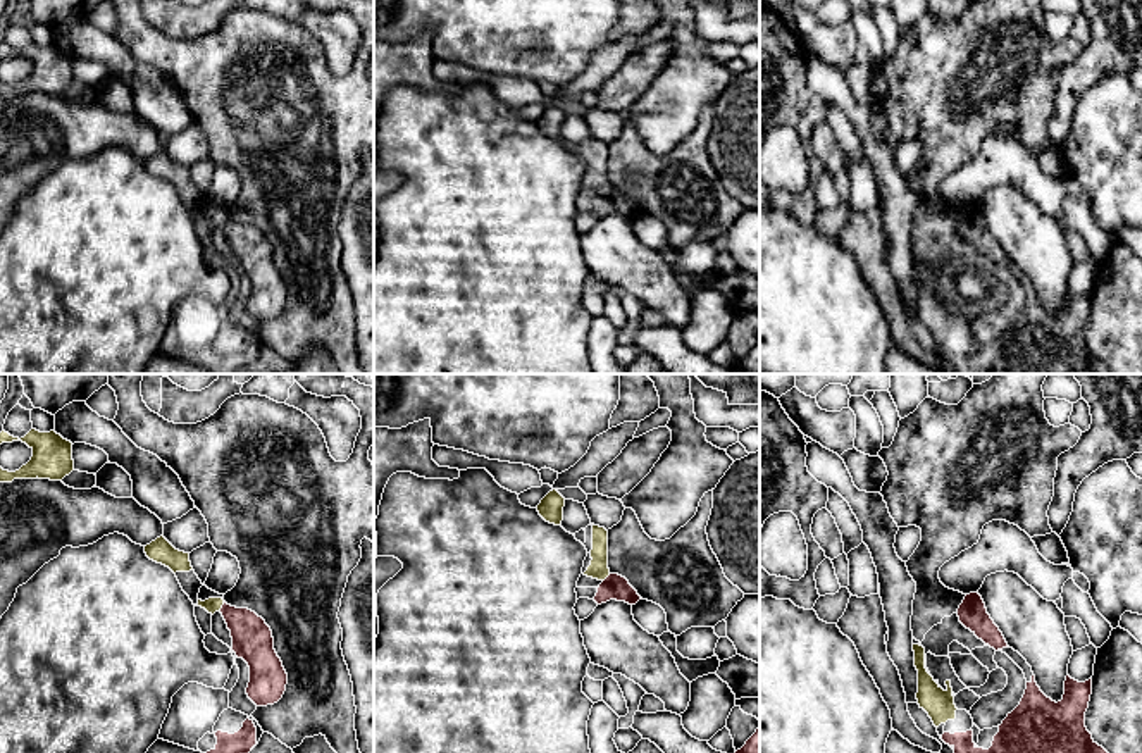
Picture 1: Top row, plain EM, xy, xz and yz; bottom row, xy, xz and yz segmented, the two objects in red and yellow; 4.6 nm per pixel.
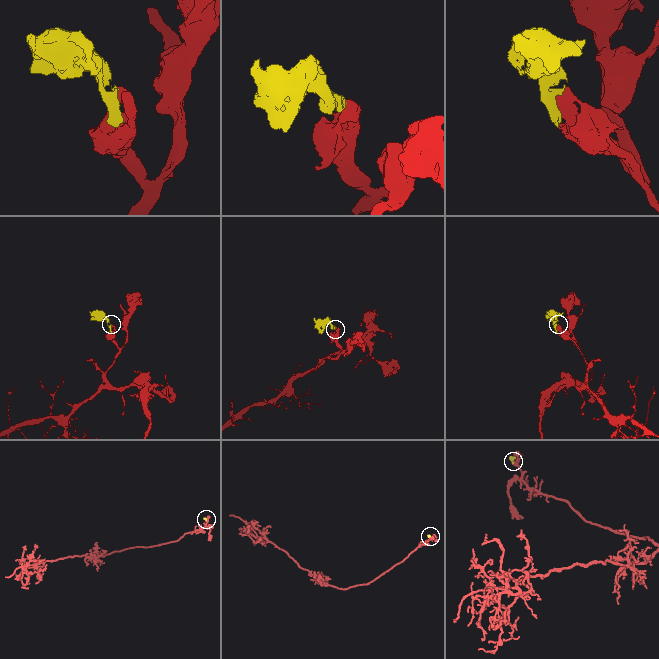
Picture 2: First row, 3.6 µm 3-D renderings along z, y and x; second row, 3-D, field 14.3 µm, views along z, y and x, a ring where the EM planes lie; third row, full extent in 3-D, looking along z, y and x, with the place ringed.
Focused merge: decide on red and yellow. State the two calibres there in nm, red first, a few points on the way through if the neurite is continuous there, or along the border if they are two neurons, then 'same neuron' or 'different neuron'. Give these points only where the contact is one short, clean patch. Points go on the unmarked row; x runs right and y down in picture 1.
calibres 190 and 70 nm; way xy (252, 252), (223, 221), (212, 219); same neuron

